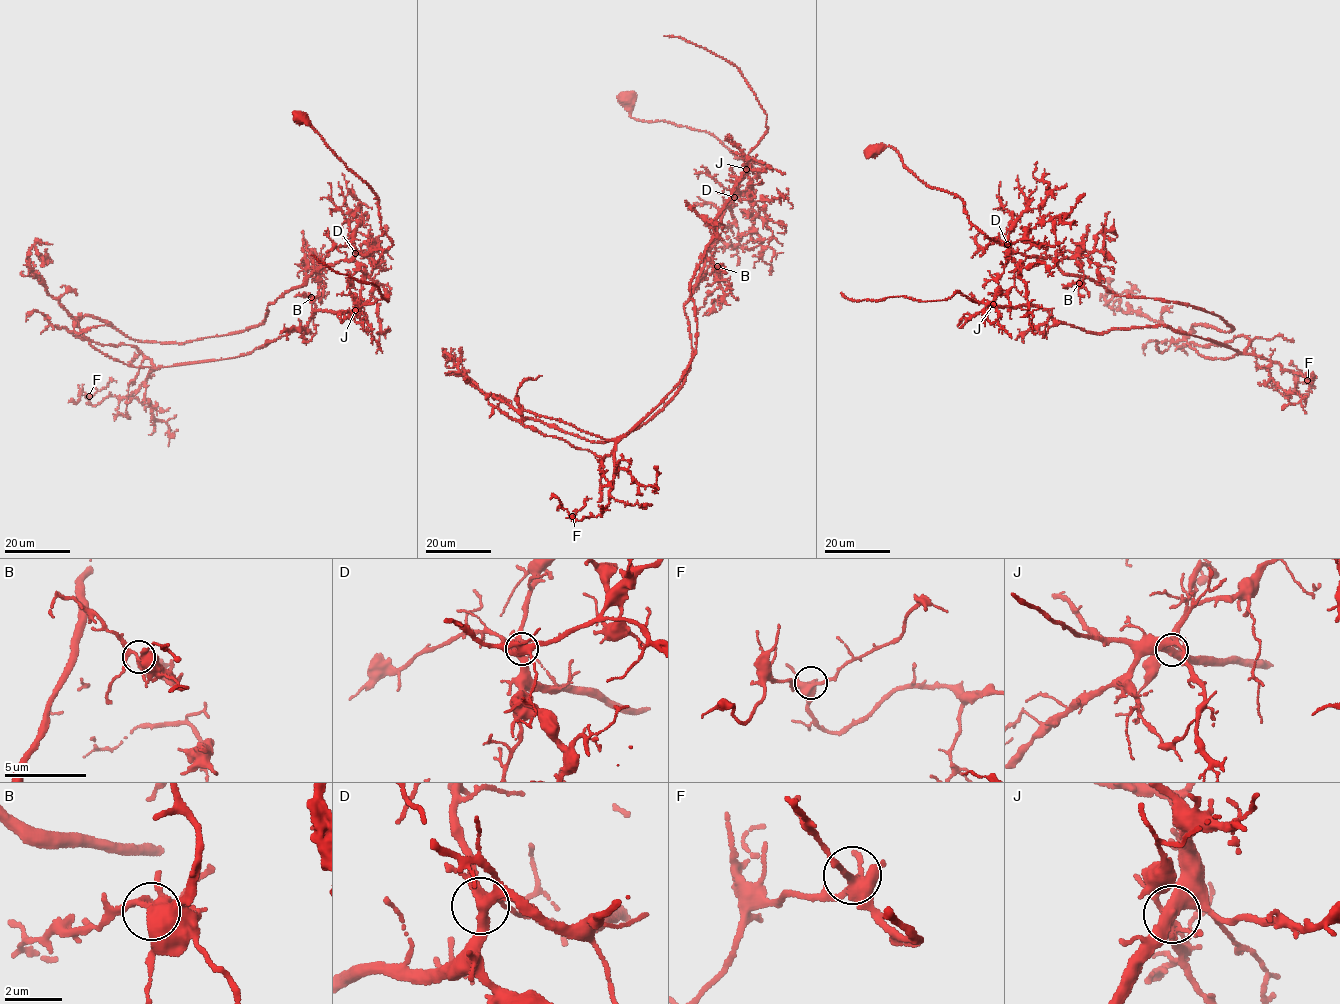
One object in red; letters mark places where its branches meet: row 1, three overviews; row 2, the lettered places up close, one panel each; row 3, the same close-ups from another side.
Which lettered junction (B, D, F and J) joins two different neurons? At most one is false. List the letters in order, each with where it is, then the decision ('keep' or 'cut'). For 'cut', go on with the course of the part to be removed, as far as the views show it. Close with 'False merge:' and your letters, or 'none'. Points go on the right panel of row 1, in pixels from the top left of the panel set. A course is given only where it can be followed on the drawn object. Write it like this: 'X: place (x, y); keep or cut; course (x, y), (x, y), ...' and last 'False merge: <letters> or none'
B: place (1079, 283); keep
D: place (1007, 244); keep
F: place (1307, 380); keep
J: place (993, 304); cut; course (992, 304), (1036, 306), (1097, 333), (1166, 325), (1242, 352), (1250, 340), (1152, 341), (1144, 355)
False merge: J

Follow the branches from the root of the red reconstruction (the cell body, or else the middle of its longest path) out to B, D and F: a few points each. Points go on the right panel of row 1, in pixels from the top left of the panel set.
B: (872, 151), (895, 149), (917, 177), (959, 197), (969, 223), (1009, 251), (1074, 258), (1084, 274), (1079, 283)
D: (872, 151), (882, 146), (895, 149), (903, 164), (926, 185), (961, 199), (969, 223), (989, 238), (1007, 244)
F: (872, 151), (895, 149), (1007, 244), (1015, 285), (995, 306), (1097, 333), (1170, 326), (1307, 380)

